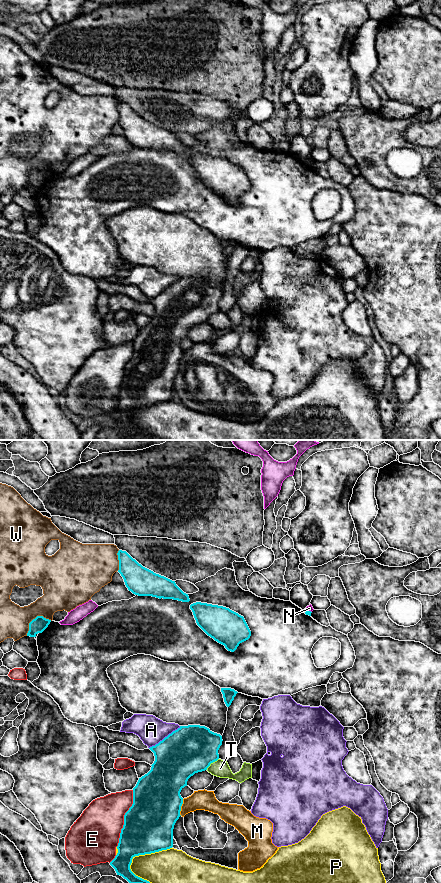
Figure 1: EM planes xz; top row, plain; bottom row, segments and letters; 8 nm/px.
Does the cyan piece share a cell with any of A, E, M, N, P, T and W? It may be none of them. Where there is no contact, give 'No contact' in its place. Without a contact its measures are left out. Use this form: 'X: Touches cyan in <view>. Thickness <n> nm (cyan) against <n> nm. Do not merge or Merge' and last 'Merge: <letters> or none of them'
A: Touches cyan in xz. Thickness 380 nm (cyan) against 220 nm. Do not merge
E: Touches cyan in xz. Thickness 400 nm (cyan) against 360 nm. Do not merge
M: Touches cyan in xz. Thickness 380 nm (cyan) against 160 nm. Do not merge
N: Touches cyan in xz. Thickness 40 nm (cyan) against 50 nm. Do not merge
P: Touches cyan in xz. Thickness 400 nm (cyan) against 340 nm. Do not merge
T: Touches cyan in xz. Thickness 380 nm (cyan) against 140 nm. Do not merge
W: Touches cyan in xz. Thickness 120 nm (cyan) against 240 nm. Do not merge
Merge: none of them

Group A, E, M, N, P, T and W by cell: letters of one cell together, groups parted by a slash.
A / E / M / N / P / T / W

